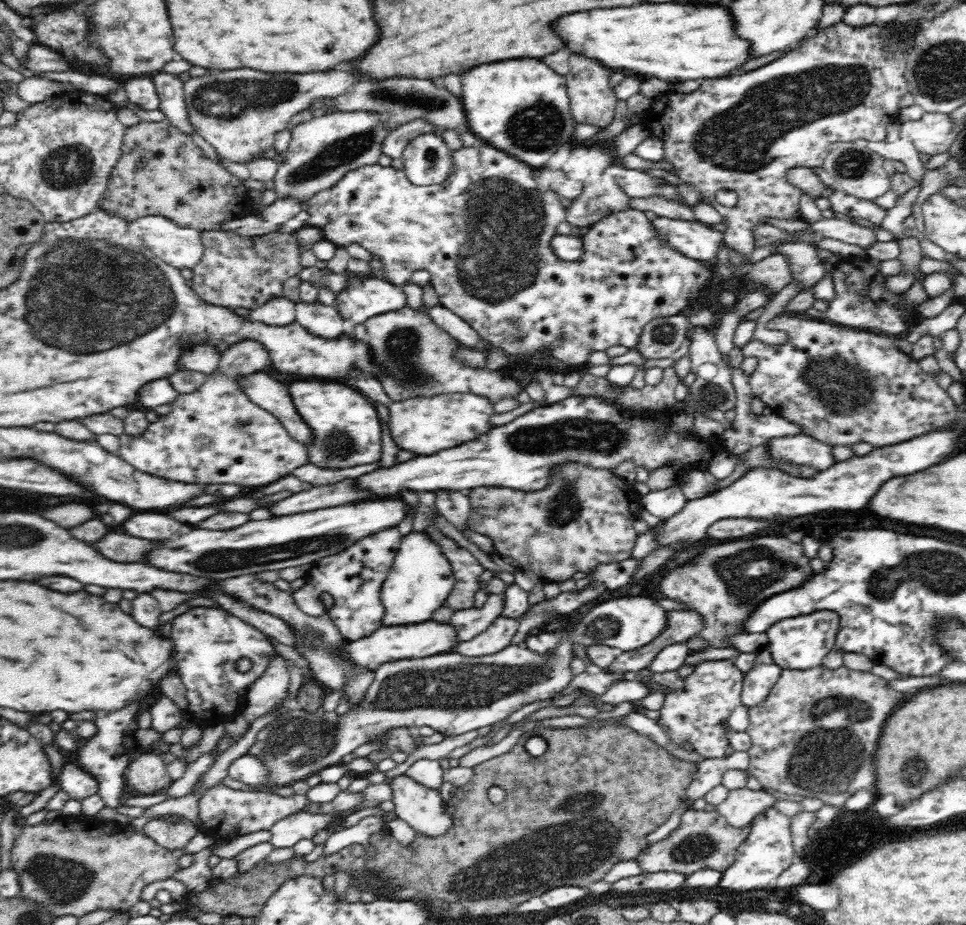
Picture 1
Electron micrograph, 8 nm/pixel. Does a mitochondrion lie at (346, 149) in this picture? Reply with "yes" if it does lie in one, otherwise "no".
yes

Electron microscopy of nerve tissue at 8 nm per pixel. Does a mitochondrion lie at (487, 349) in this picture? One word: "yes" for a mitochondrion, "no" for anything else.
no

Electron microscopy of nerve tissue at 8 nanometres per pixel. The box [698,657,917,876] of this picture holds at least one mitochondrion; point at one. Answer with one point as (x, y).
(825, 760)

